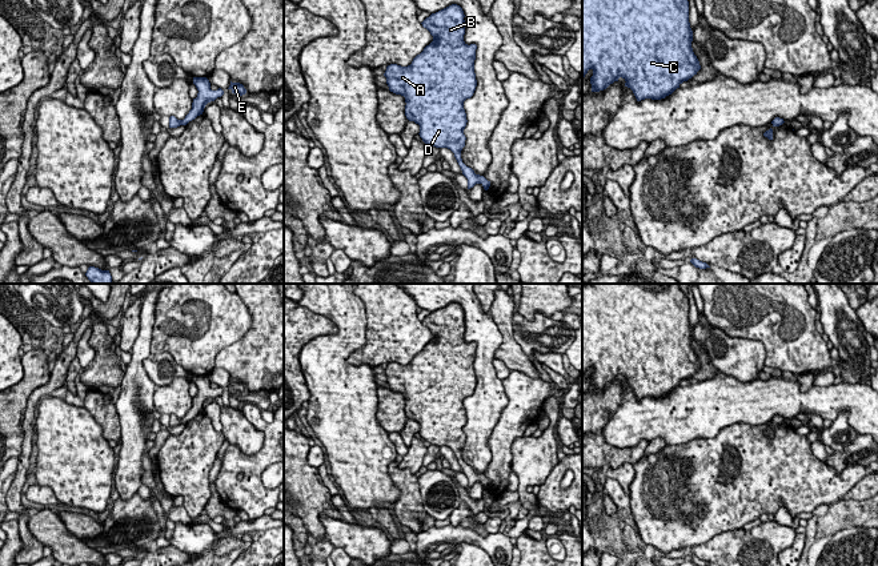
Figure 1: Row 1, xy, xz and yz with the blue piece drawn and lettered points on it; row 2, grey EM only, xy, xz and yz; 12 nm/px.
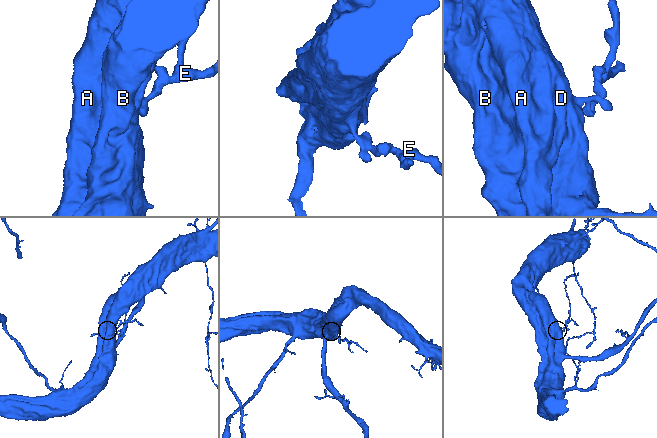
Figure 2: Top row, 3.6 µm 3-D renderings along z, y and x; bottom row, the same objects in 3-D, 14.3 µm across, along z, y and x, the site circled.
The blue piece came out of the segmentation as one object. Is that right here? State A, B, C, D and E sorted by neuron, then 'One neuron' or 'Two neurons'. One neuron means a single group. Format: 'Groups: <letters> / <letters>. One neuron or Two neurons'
Groups: A B C D E. One neuron

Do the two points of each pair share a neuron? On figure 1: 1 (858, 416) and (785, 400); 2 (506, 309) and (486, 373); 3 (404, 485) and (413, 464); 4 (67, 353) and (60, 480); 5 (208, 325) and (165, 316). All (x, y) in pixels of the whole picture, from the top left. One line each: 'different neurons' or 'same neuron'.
1: same neuron
2: different neurons
3: different neurons
4: different neurons
5: same neuron

